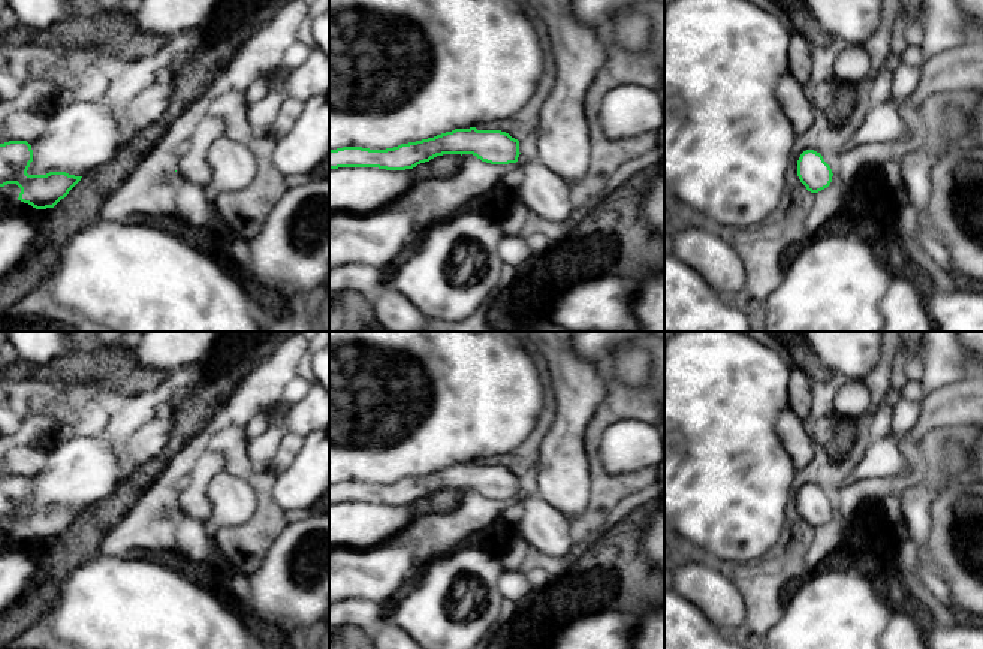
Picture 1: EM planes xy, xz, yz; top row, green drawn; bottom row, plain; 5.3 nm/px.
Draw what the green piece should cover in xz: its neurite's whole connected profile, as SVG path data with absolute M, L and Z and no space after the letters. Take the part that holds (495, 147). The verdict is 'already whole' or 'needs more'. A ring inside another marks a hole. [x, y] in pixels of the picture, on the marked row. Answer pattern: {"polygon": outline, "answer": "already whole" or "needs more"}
{"polygon": "M455 129L434 138L386 150L362 147L329 150L329 169L379 167L405 170L443 154L473 154L491 164L515 163L524 170L518 194L533 218L563 223L573 214L567 182L537 159L522 156L519 141L501 130Z", "answer": "needs more"}

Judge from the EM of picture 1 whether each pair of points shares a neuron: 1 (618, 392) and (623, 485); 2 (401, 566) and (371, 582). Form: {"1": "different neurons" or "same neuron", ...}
{"1": "same neuron", "2": "same neuron"}

